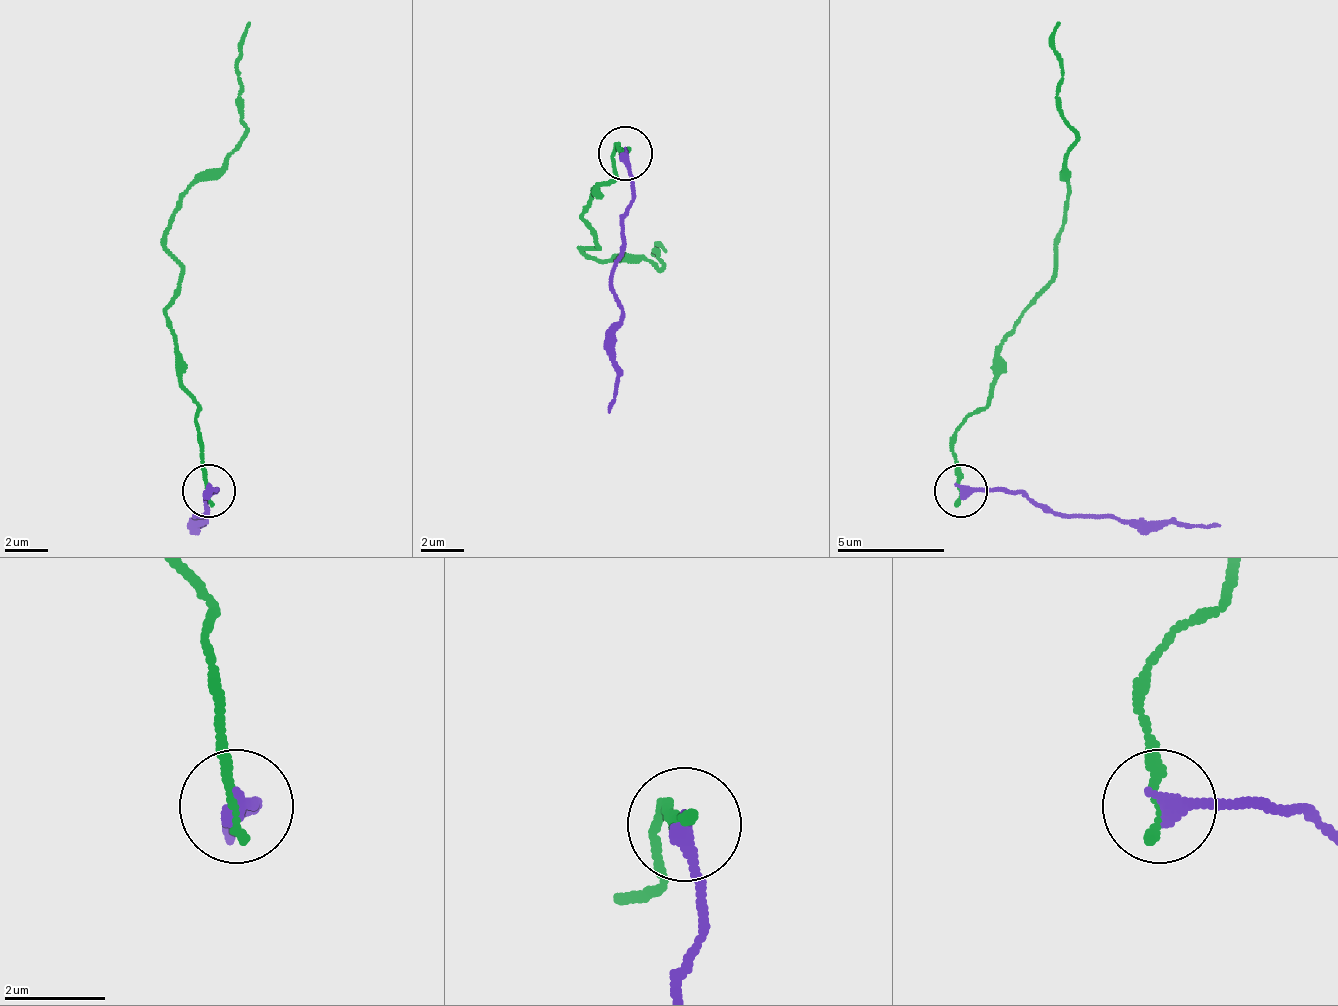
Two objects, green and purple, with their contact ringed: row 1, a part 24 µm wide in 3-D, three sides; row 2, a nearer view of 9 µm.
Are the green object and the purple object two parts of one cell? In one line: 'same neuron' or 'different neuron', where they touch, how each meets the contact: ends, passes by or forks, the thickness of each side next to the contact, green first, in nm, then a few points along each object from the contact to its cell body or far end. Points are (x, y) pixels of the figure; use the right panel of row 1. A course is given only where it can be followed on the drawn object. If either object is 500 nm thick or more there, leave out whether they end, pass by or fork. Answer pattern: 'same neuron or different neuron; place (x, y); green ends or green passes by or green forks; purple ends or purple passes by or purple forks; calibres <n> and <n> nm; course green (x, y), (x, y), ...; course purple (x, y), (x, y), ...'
different neuron; place (960, 491); green ends; purple ends; calibres 200 and 360 nm; course green (962, 489), (951, 436), (988, 403), (999, 339), (1053, 275), (1064, 152), (1074, 135), (1058, 103), (1058, 23); course purple (962, 489), (1010, 489), (1064, 516), (1203, 527), (1219, 521)

